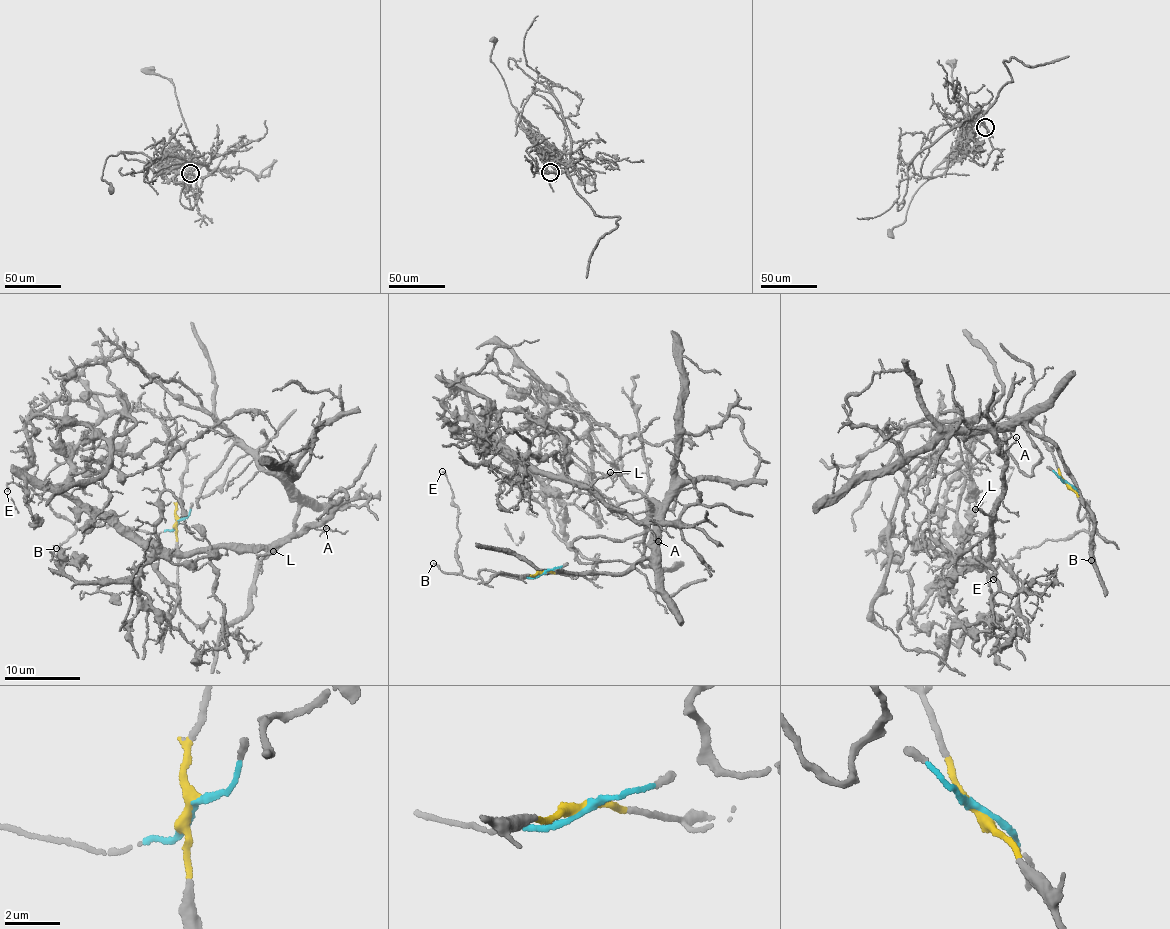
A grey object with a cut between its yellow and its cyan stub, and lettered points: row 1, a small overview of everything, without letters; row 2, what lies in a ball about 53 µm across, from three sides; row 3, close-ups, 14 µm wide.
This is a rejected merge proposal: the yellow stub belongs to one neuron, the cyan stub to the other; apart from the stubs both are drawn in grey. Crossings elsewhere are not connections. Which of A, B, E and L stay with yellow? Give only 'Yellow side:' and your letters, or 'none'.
Yellow side: A, L

